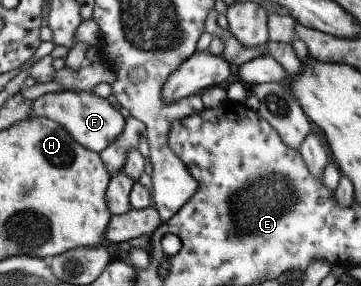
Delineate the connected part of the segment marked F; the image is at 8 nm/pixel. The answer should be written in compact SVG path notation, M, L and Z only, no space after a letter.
M64 90L45 93L33 103L30 118L43 118L43 116L51 117L55 122L63 124L65 128L69 128L69 132L73 134L73 138L79 144L100 153L108 149L111 144L115 144L125 132L125 126L127 126L127 120L120 110L115 108L114 104L111 104L107 98L95 94L94 91Z

